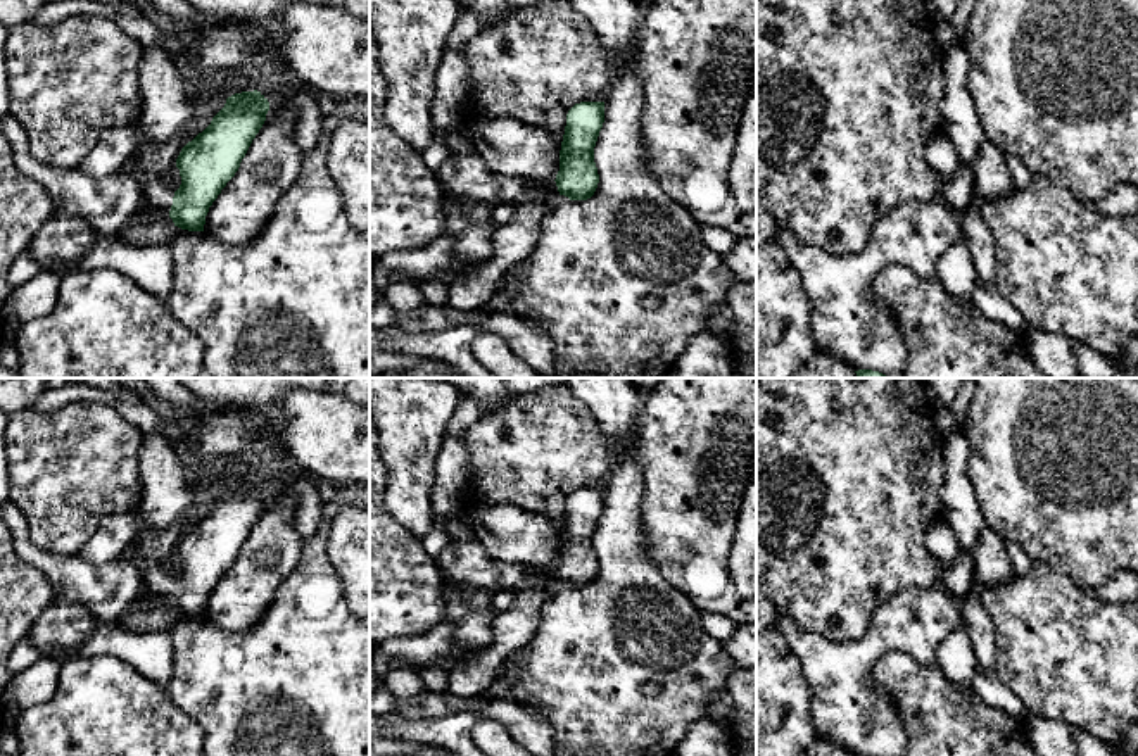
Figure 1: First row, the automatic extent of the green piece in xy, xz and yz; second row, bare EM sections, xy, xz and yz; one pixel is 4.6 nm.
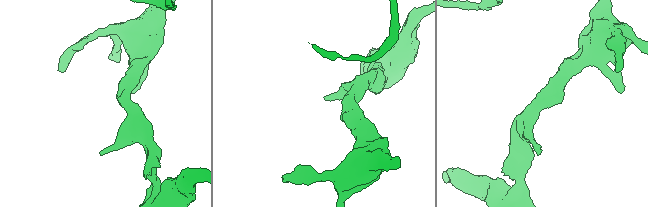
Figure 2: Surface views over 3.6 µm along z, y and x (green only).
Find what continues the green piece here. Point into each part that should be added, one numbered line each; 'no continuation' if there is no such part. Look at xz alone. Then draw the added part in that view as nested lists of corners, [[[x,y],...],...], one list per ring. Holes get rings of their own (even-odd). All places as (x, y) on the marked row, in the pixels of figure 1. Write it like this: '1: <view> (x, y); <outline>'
1: xz (548, 192); [[[551,181],[547,185],[535,186],[530,190],[530,198],[534,200],[556,204],[558,197],[560,197],[560,192],[558,192],[556,181]]]

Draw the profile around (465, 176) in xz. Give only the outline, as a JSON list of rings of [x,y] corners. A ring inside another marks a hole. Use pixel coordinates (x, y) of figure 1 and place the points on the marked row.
[[[451,154],[435,173],[444,195],[473,205],[480,202],[487,207],[501,204],[520,205],[530,197],[530,188],[520,178],[506,178],[490,171],[484,159],[471,154]]]

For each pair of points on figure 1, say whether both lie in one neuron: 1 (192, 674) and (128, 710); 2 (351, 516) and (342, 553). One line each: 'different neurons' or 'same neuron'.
1: different neurons
2: same neuron

